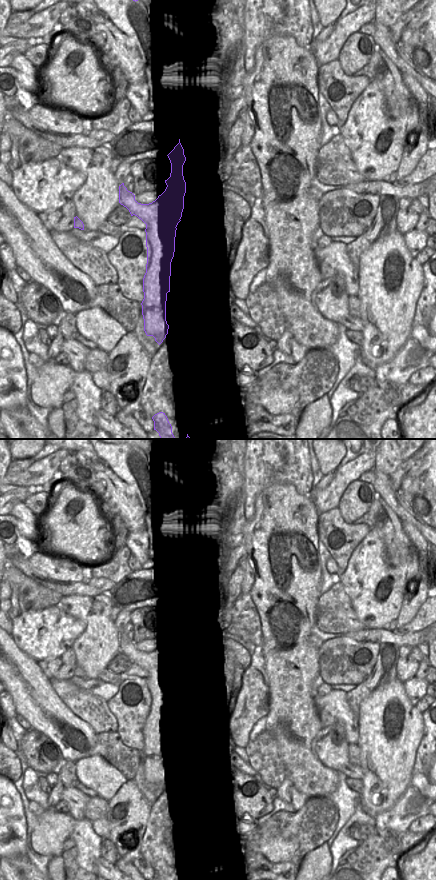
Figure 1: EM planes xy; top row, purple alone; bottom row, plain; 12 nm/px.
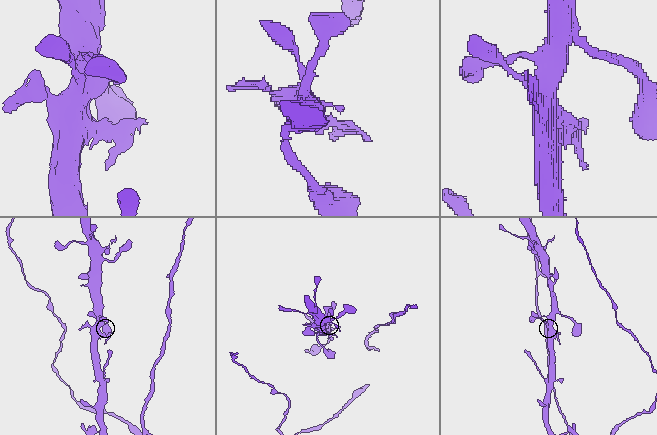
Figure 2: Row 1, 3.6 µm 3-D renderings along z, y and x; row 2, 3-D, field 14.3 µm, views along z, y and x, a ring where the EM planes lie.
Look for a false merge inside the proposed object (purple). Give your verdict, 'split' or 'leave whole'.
leave whole

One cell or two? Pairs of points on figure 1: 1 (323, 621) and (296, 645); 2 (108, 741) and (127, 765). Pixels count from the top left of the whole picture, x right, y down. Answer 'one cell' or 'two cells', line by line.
1: two cells
2: one cell

